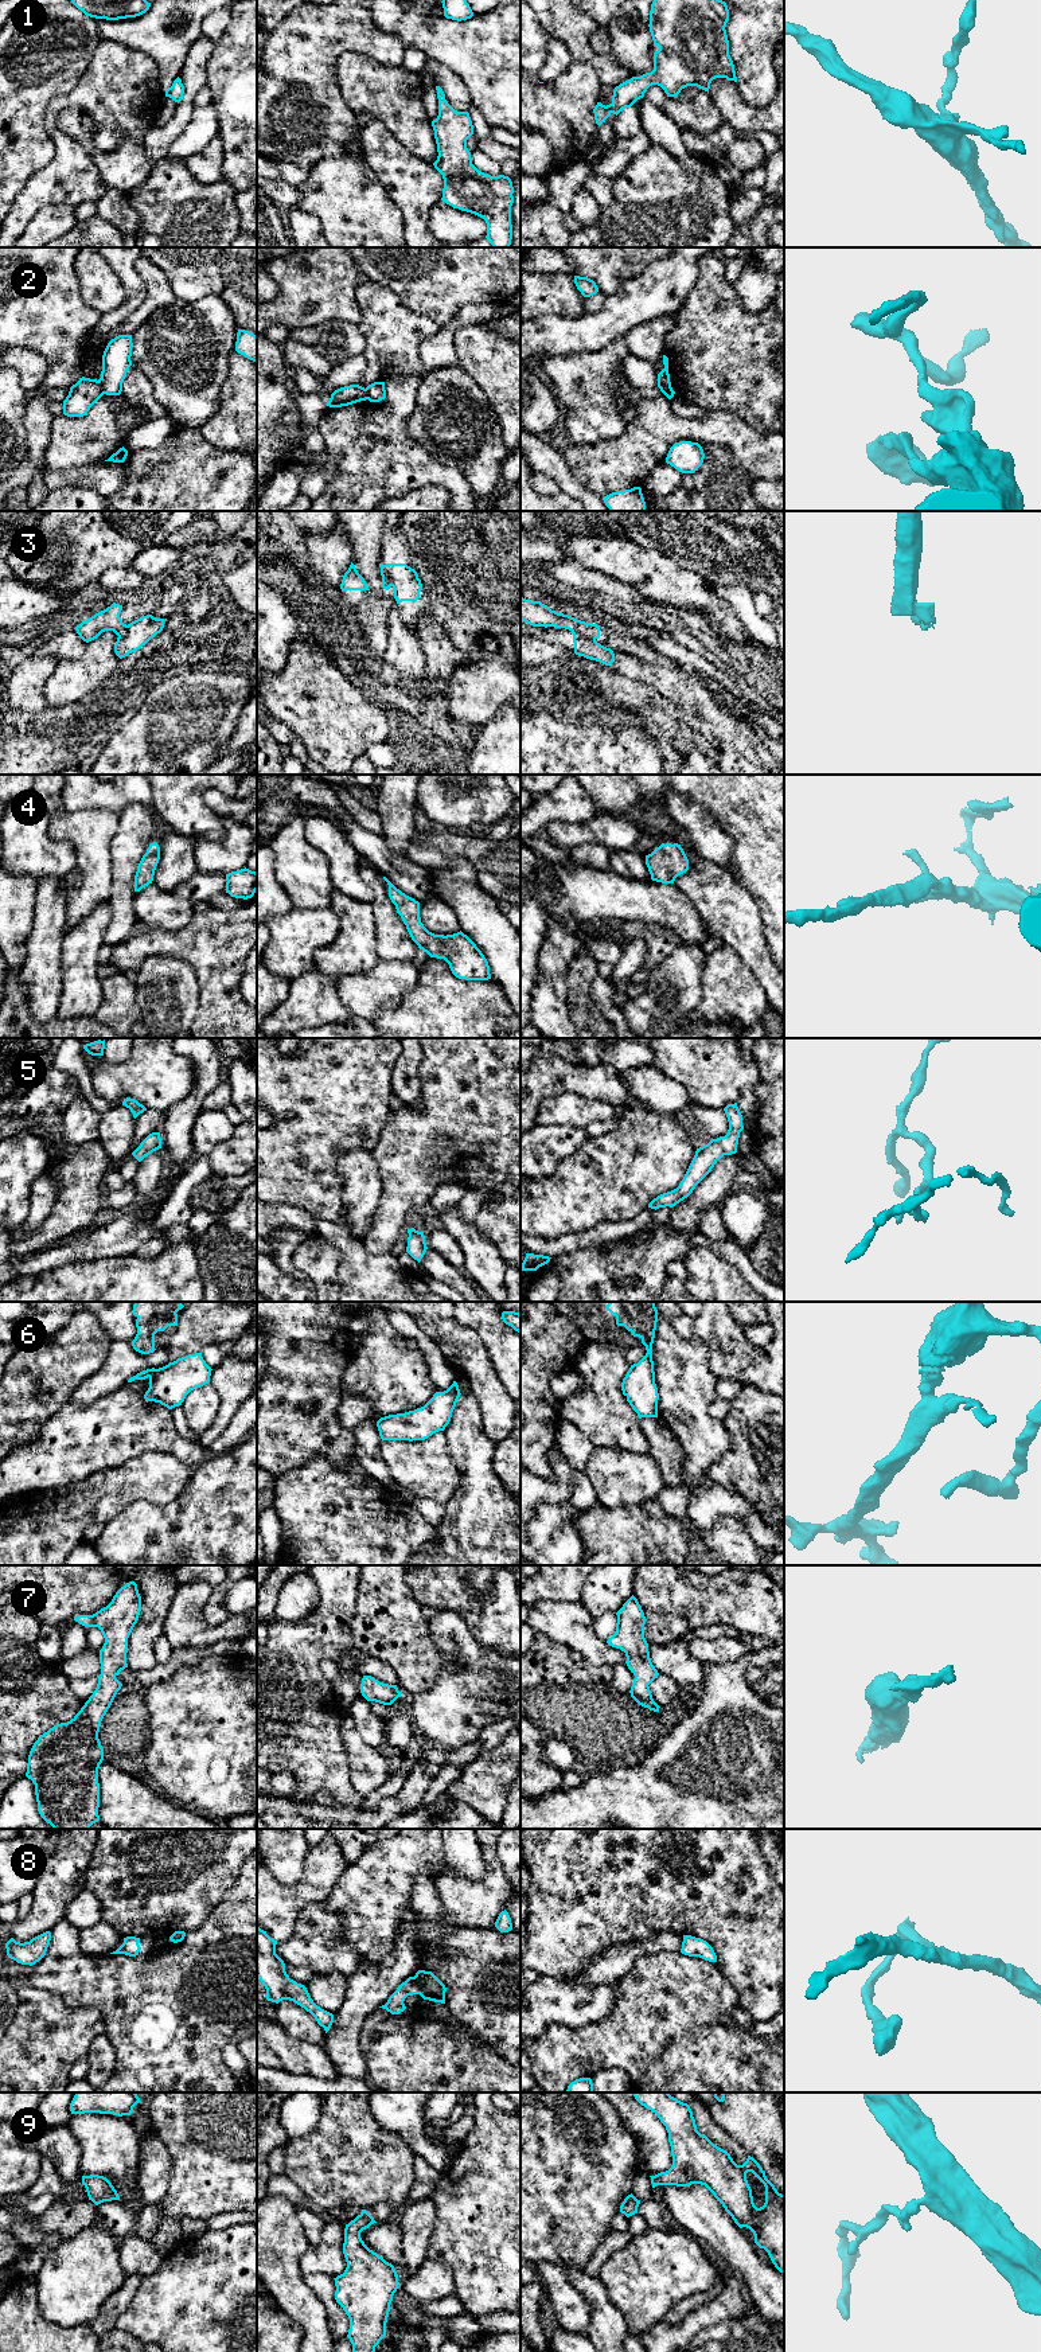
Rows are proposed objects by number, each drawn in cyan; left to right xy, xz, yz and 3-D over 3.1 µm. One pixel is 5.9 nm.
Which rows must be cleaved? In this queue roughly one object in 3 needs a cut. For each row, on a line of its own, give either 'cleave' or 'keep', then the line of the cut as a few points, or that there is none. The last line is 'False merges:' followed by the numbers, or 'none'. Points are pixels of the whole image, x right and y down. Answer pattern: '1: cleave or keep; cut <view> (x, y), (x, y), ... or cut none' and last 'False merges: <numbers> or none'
1: keep; cut none
2: cleave; cut xy (98, 379), (104, 393)
3: cleave; cut yz (572, 630), (595, 640)
4: keep; cut none
5: keep; cut none
6: keep; cut none
7: keep; cut none
8: keep; cut none
9: keep; cut none
False merges: 2, 3

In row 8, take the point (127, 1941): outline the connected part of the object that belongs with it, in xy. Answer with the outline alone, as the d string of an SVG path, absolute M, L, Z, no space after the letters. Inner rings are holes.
M126 1936L124 1938L124 1943L116 1951L110 1954L125 1954L129 1957L136 1957L139 1951L141 1950L139 1943L140 1943L140 1938Z

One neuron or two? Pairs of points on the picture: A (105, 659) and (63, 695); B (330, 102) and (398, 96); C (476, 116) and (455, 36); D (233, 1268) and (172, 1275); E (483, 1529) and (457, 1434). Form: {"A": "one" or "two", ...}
{"A": "one", "B": "two", "C": "two", "D": "two", "E": "one"}

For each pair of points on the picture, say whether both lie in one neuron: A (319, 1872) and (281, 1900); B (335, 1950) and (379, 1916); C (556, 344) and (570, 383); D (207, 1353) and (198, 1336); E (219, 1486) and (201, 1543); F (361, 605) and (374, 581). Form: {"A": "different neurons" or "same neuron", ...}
{"A": "same neuron", "B": "different neurons", "C": "different neurons", "D": "different neurons", "E": "same neuron", "F": "different neurons"}

